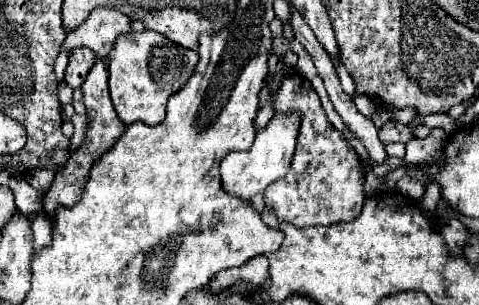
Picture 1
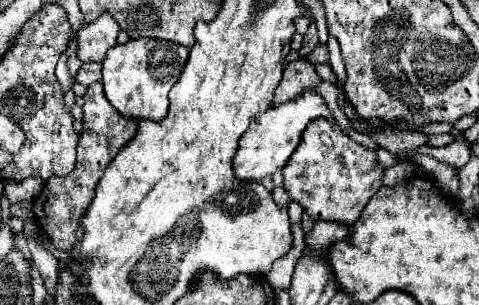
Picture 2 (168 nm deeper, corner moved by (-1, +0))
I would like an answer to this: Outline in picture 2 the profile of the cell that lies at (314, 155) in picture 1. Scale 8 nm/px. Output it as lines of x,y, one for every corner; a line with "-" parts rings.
318,119
306,127
298,149
282,173
290,201
296,201
314,221
332,221
342,225
354,223
368,199
382,187
382,169
378,167
374,153
352,141
340,127
330,127
326,119

